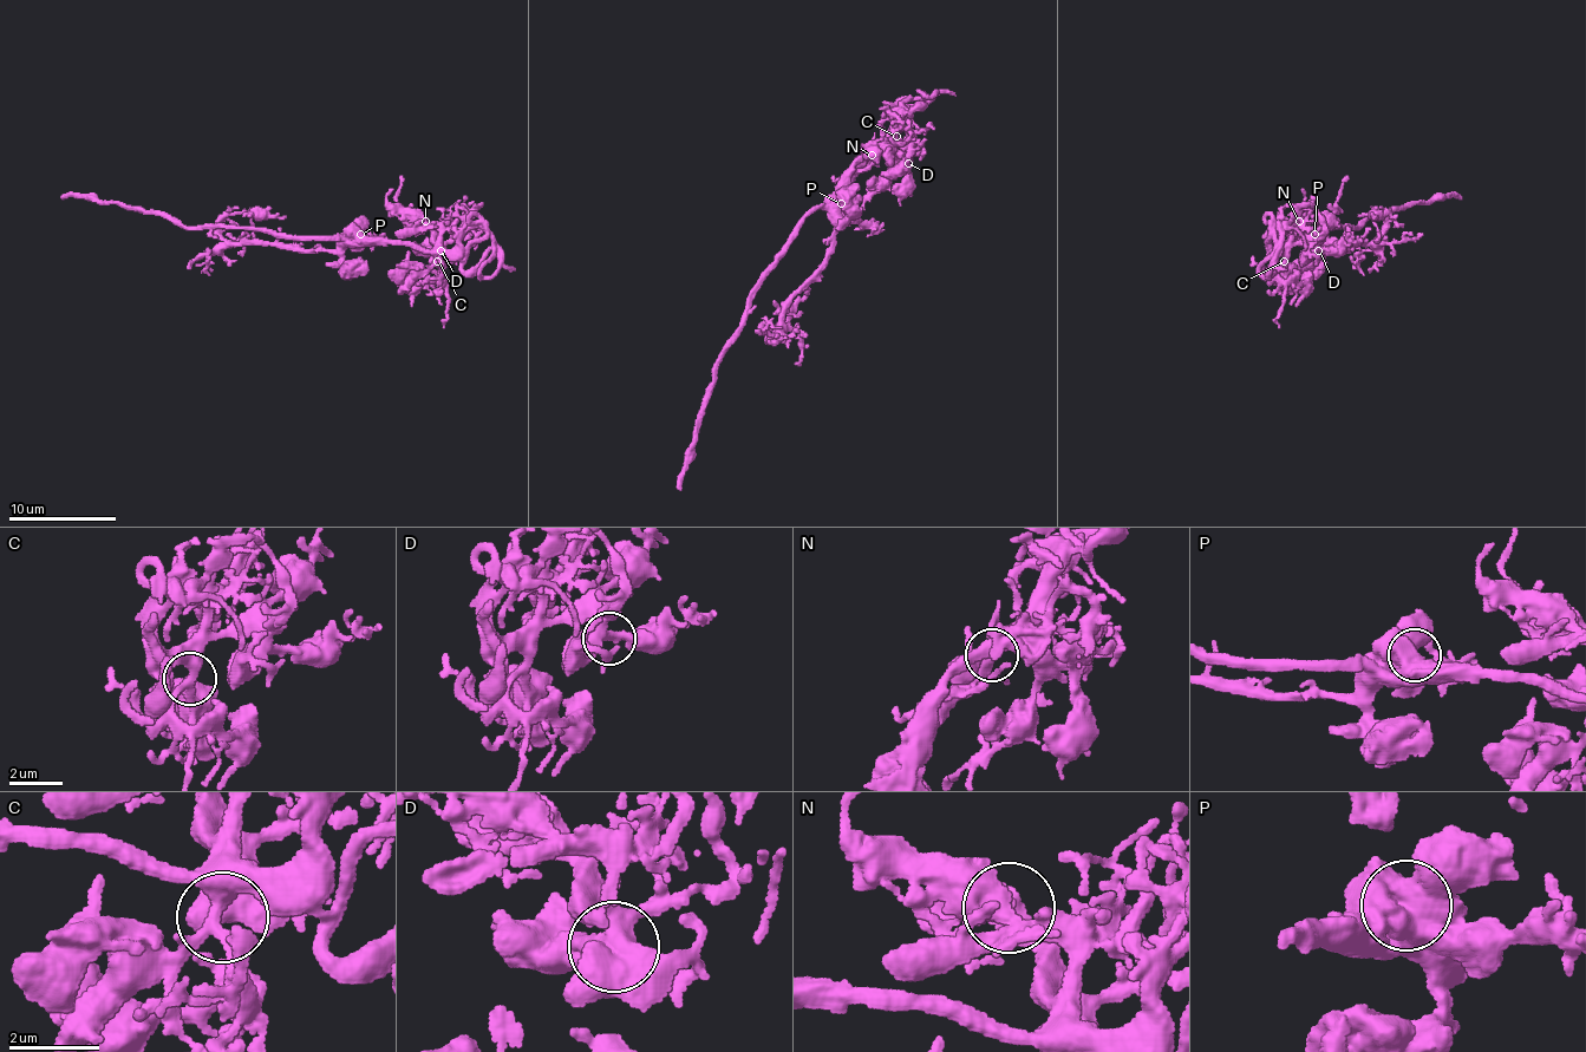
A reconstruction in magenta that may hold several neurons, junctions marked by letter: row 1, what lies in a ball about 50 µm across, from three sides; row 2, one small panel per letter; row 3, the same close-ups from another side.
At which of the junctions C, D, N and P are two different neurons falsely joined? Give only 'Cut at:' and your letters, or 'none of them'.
Cut at: none of them

